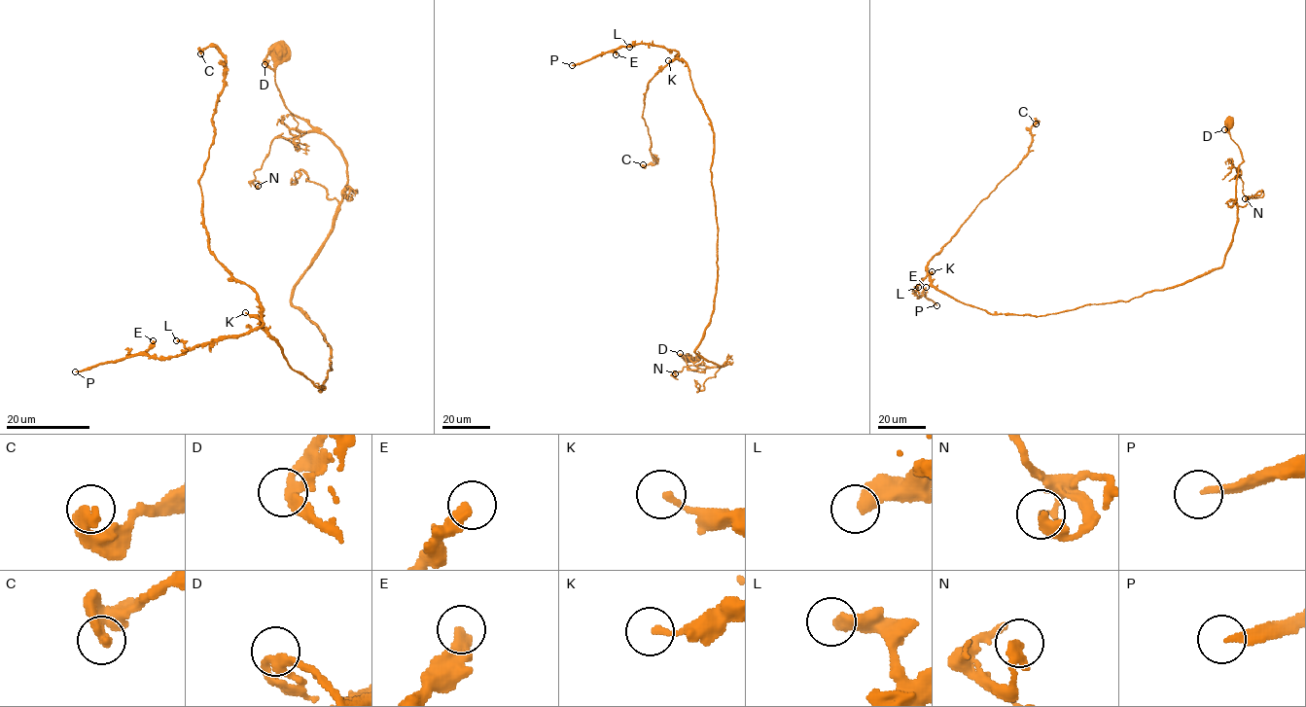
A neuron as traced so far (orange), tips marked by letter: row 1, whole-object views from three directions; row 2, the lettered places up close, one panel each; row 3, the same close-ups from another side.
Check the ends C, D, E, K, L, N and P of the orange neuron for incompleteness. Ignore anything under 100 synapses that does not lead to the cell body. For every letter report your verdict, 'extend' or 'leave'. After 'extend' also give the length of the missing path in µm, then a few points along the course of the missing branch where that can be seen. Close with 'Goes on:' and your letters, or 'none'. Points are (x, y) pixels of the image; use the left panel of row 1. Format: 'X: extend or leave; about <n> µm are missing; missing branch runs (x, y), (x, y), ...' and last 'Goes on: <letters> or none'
C: leave
D: leave
E: leave
K: leave
L: leave
N: leave
P: extend; about 60 µm are missing
Goes on: P

